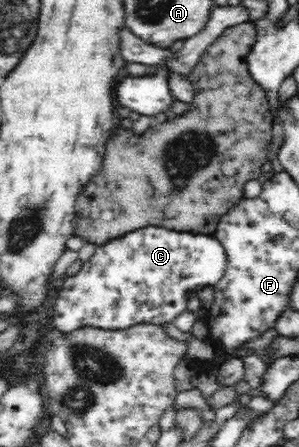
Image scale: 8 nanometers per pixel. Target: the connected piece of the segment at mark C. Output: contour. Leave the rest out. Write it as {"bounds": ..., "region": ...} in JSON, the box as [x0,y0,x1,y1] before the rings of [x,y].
{"bounds":[51,226,229,333],"region":[[[144,226],[122,234],[120,237],[96,246],[92,258],[84,262],[82,269],[73,276],[65,277],[54,303],[51,317],[54,329],[70,333],[90,326],[104,330],[120,330],[136,324],[163,325],[172,322],[187,308],[184,299],[202,287],[216,285],[227,270],[229,259],[221,241],[214,235],[190,233],[165,226]]]}

